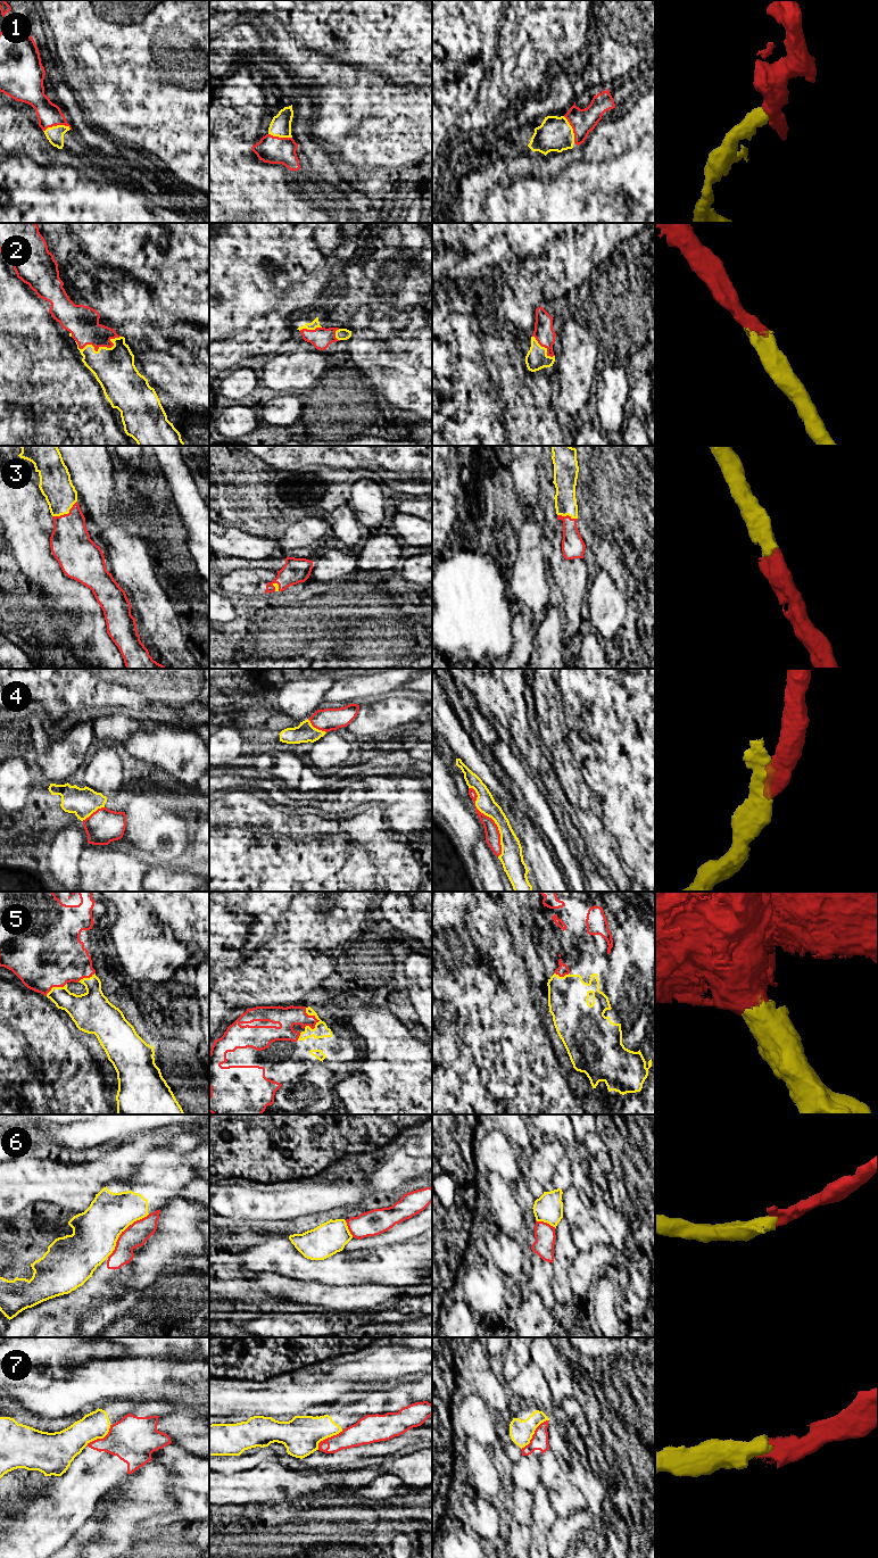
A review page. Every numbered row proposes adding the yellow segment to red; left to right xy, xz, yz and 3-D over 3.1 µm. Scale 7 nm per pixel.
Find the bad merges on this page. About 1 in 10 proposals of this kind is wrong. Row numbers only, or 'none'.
6, 7

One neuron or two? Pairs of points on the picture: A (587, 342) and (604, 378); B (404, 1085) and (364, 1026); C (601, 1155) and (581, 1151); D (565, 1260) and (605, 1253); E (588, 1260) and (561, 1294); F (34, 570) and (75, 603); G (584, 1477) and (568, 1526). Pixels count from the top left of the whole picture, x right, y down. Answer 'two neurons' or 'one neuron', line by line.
A: two neurons
B: one neuron
C: two neurons
D: two neurons
E: two neurons
F: one neuron
G: two neurons

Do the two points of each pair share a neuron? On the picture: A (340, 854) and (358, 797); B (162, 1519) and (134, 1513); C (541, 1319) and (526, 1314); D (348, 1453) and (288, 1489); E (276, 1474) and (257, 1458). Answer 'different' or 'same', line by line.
A: different
B: different
C: same
D: different
E: different

